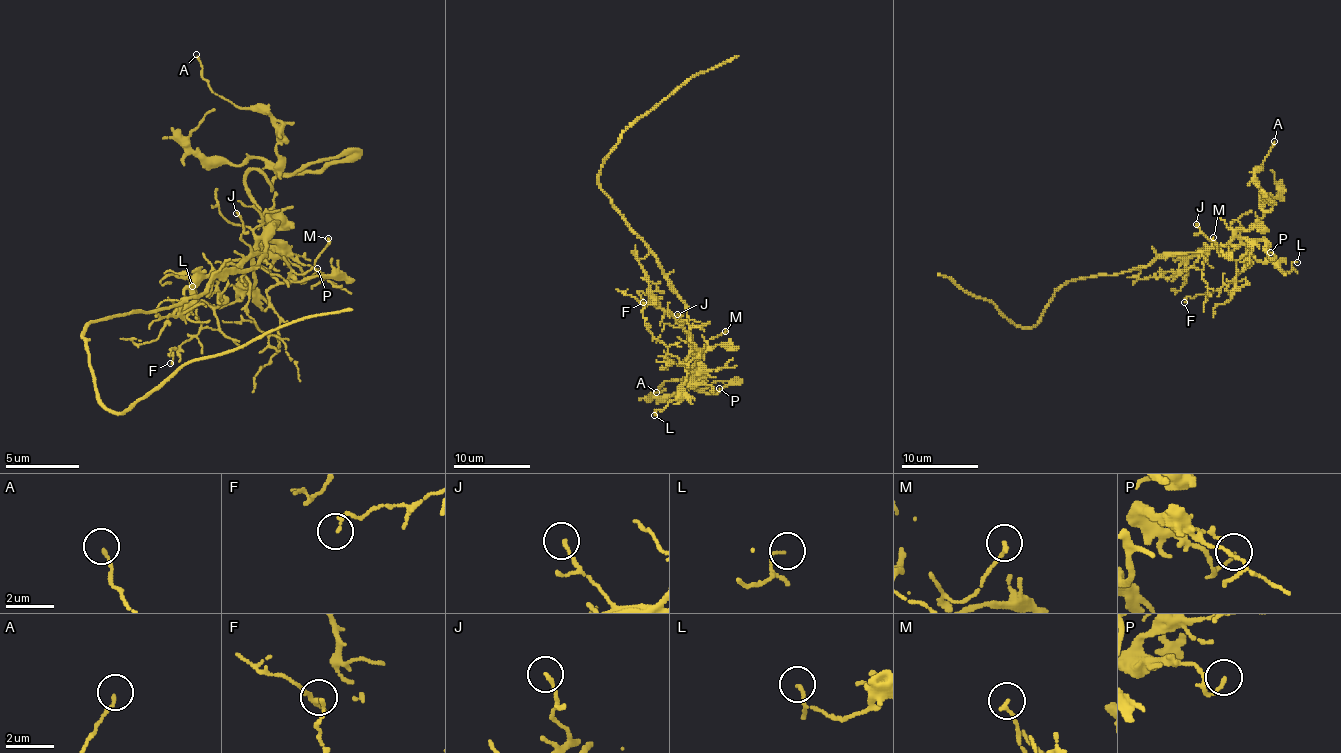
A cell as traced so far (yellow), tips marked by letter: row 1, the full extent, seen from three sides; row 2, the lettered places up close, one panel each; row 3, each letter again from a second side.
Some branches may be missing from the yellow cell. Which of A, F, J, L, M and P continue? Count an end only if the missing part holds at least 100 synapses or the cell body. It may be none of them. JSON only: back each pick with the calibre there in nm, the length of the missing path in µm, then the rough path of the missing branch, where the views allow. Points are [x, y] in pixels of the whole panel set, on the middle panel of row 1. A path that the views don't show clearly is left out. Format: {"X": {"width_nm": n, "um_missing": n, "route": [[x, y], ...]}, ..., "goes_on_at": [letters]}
{"goes_on_at": []}

